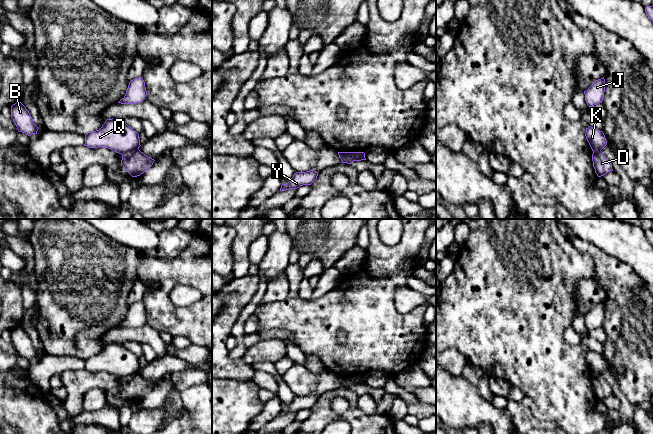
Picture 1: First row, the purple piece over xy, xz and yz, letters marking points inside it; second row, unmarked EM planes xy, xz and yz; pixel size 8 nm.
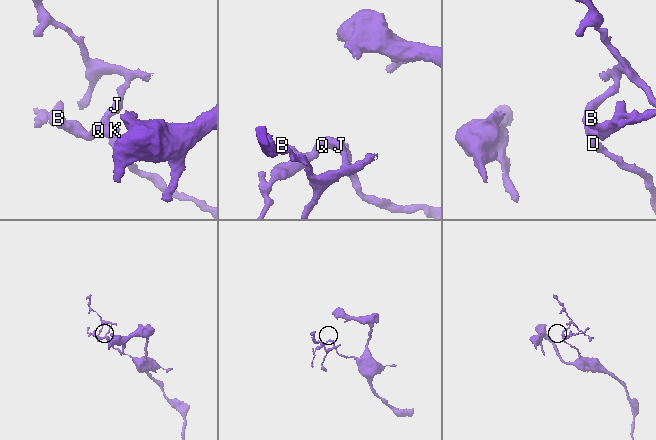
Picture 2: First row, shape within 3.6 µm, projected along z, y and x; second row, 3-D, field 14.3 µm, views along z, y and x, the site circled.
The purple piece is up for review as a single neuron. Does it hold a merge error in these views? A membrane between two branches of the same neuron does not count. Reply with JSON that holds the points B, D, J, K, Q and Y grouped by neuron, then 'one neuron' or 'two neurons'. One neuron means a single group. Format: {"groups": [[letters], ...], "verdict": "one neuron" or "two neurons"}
{"groups": [["B", "J", "K", "Q", "Y"], ["D"]], "verdict": "two neurons"}

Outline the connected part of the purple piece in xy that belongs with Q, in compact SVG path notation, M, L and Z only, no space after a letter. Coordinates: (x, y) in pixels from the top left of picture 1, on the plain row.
M107 343L99 354L85 359L85 368L89 372L106 371L119 378L139 374L139 358L123 344Z

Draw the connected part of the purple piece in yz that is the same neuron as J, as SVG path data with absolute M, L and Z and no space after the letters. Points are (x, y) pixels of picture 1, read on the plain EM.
M604 301L596 304L586 315L585 325L589 331L602 327L605 316Z

